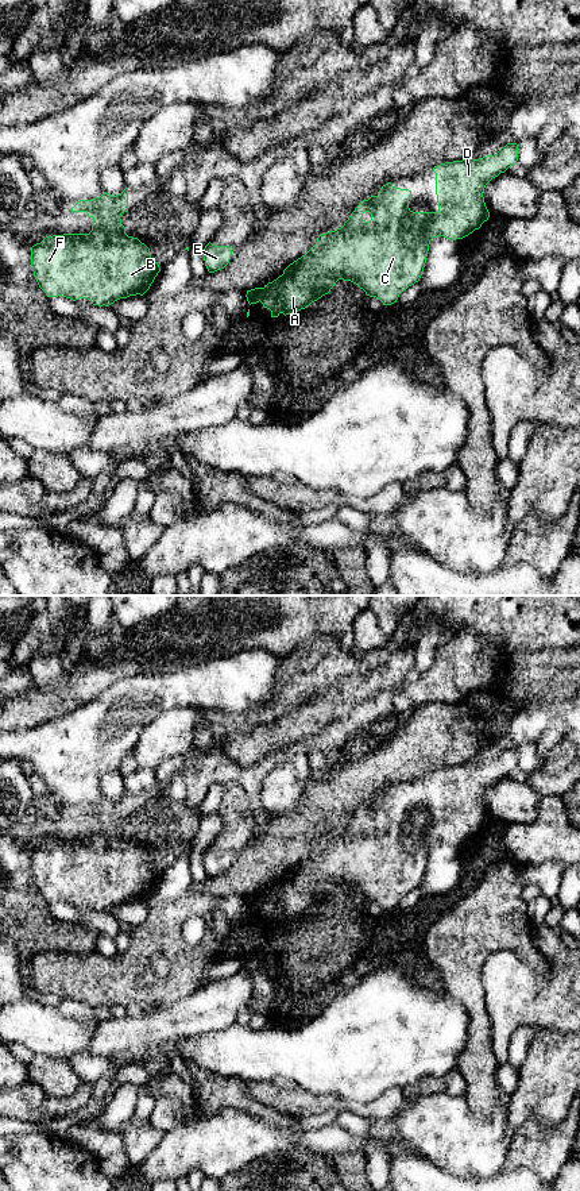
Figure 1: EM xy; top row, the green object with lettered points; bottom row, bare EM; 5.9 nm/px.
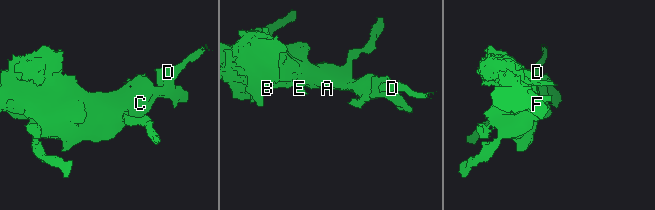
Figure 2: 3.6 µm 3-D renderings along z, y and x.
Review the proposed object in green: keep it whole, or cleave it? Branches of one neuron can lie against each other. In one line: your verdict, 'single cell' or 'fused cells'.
single cell

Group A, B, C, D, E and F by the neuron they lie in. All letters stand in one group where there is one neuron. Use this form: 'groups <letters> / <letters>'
groups A B C D E F

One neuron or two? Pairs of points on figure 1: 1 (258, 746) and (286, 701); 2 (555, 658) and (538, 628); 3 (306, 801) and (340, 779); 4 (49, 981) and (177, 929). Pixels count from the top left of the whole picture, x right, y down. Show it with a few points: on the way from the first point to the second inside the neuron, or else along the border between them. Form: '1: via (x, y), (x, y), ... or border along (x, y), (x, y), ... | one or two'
1: border along (281, 716), (274, 720) | two
2: border along (565, 646), (518, 651) | two
3: via (314, 801), (318, 801), (332, 787) | one
4: via (81, 978), (127, 978), (144, 960) | one

